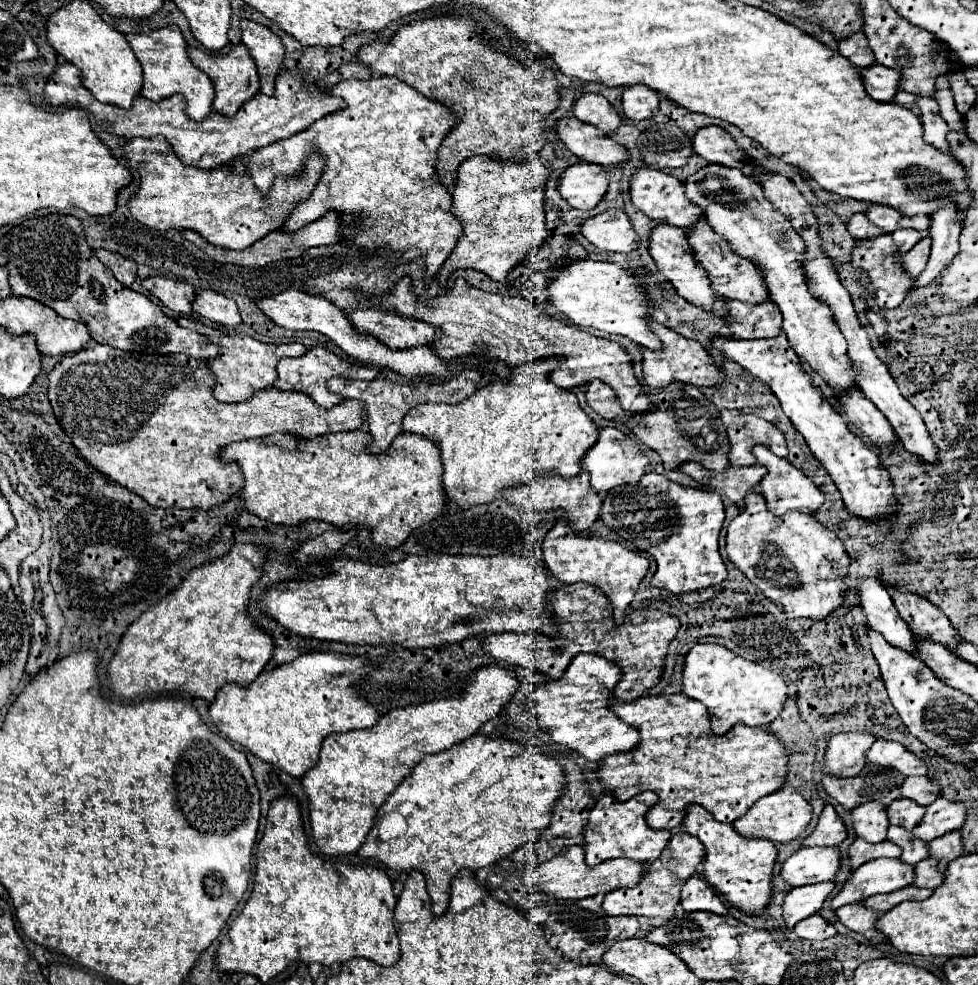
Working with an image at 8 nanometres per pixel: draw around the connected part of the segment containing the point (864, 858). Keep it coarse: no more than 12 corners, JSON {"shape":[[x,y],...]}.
{"shape":[[855,840],[849,848],[851,866],[875,858],[899,858],[901,848],[889,840],[871,844]]}

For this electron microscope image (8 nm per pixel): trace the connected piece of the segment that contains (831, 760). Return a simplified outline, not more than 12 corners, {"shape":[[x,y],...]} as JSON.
{"shape":[[835,734],[825,752],[825,774],[857,776],[877,738]]}

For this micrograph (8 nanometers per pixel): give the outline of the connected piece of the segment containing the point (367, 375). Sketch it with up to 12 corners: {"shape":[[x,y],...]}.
{"shape":[[327,348],[279,360],[279,390],[303,390],[319,406],[341,402],[333,376],[373,380],[377,368]]}

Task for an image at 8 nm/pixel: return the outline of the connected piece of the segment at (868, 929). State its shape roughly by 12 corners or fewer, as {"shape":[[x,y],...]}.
{"shape":[[863,902],[839,908],[841,924],[867,940],[883,940],[879,912]]}

